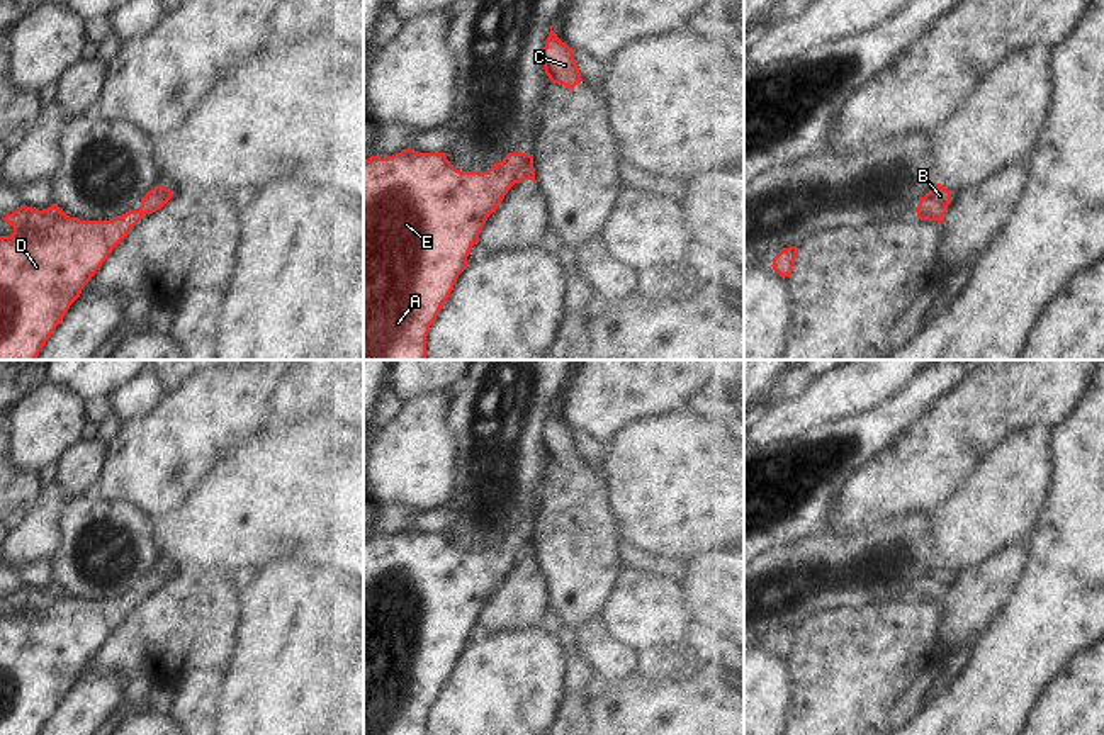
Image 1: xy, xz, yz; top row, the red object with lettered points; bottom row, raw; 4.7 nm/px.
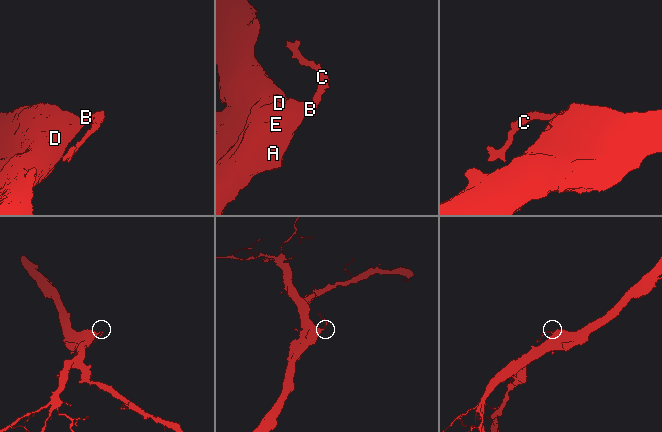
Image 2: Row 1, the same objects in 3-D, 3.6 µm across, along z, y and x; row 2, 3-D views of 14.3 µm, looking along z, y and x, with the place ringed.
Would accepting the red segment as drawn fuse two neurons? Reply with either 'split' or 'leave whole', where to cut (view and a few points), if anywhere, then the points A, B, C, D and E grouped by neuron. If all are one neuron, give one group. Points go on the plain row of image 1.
split | xz (523, 533), (512, 564) | A D E / B C

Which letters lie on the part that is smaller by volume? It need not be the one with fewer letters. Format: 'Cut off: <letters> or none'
Cut off: B, C

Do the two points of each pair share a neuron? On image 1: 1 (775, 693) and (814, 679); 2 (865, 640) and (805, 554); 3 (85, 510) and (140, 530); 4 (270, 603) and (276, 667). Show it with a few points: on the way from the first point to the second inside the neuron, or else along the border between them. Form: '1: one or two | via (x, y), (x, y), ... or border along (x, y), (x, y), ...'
1: two | border along (790, 657), (790, 706), (787, 717)
2: two | border along (882, 601), (856, 608), (826, 608), (805, 622)
3: one | via (99, 513), (107, 513), (118, 523), (126, 523)
4: one | via (276, 618), (276, 652)

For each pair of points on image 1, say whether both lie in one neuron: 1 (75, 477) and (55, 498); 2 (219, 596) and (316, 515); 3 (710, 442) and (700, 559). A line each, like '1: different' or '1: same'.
1: different
2: different
3: same

